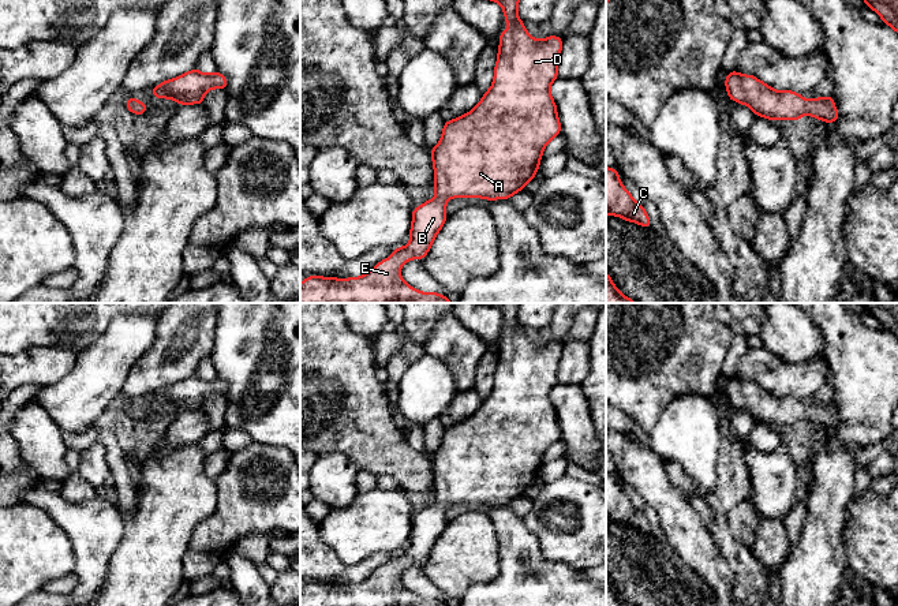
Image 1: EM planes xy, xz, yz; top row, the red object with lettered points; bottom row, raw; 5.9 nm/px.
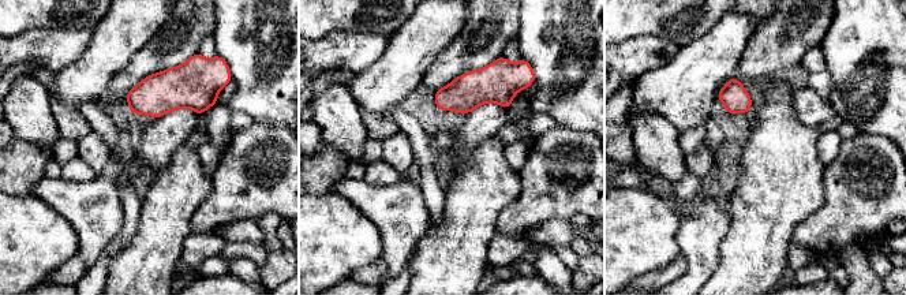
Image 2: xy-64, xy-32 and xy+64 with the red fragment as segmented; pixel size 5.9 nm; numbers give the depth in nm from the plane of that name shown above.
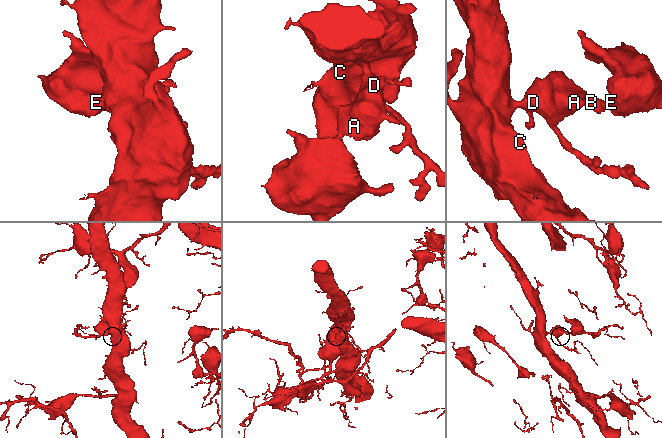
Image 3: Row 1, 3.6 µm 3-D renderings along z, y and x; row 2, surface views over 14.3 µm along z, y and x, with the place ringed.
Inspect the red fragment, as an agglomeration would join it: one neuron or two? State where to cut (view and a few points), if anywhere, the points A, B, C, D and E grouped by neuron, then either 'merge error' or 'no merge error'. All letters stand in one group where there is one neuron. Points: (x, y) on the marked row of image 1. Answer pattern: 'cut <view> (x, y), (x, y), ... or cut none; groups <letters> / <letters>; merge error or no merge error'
cut none; groups A B C D E; no merge error

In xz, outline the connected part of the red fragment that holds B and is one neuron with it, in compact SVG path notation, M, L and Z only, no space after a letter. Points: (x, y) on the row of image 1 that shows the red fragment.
M520 0L493 1L502 7L505 23L510 27L499 33L499 49L493 85L471 112L445 121L441 141L431 149L434 165L433 187L437 195L412 210L409 243L405 247L397 247L390 257L378 262L362 277L333 278L307 276L300 283L300 303L453 303L439 292L426 293L408 285L400 274L401 266L409 259L423 259L427 255L435 236L446 221L445 207L449 198L509 199L513 194L524 190L525 184L535 177L545 146L561 134L561 124L555 102L550 94L550 85L558 78L557 64L562 50L562 37L550 35L543 40L531 37L523 20L517 16Z

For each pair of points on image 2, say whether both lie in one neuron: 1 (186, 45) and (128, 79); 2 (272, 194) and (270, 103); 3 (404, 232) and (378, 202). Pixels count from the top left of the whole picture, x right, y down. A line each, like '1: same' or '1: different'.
1: same
2: different
3: same

